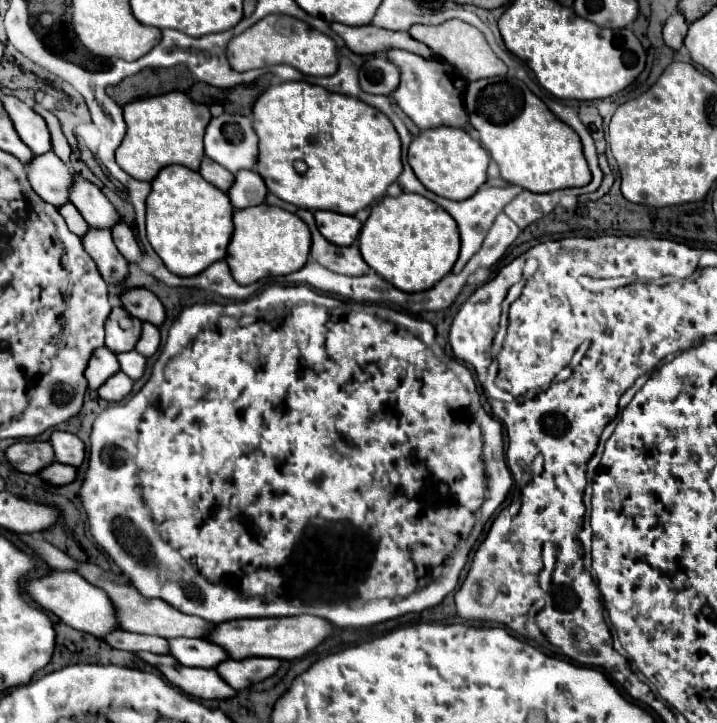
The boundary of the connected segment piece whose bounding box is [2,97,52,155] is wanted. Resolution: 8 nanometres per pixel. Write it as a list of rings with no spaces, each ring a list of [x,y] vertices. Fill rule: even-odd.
[[[2,97],[2,103],[14,121],[14,127],[16,127],[20,139],[36,155],[44,155],[44,153],[52,151],[52,137],[50,137],[48,125],[34,109],[30,109],[26,103],[22,103],[16,97]]]

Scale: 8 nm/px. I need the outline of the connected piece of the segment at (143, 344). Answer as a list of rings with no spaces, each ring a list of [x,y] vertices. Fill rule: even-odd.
[[[144,323],[142,327],[142,337],[140,341],[136,343],[136,351],[142,353],[144,357],[152,357],[160,347],[160,331],[156,325],[150,325],[150,323]]]

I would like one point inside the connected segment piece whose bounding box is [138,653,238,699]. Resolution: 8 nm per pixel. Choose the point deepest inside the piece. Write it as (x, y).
(205, 683)

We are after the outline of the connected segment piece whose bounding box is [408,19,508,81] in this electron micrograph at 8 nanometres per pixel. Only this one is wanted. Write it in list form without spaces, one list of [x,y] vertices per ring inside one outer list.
[[[450,19],[450,21],[446,21],[442,25],[436,25],[436,27],[432,27],[432,25],[412,25],[408,29],[408,33],[416,41],[426,43],[440,59],[444,59],[450,65],[454,65],[460,71],[460,75],[464,75],[468,81],[478,81],[478,79],[484,79],[484,77],[506,75],[506,71],[508,71],[504,61],[500,61],[494,55],[494,51],[490,49],[490,45],[486,43],[484,35],[476,27],[472,27],[472,25],[468,25],[468,23],[460,21],[460,19]]]

